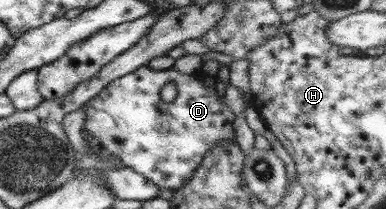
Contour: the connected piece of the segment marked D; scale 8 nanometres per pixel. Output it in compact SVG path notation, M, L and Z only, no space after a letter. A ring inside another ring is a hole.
M144 65L136 68L136 70L133 70L128 74L125 74L124 76L119 76L119 78L112 80L105 88L100 90L100 93L96 97L92 98L92 100L88 100L88 103L81 108L82 112L84 112L84 122L81 126L81 135L82 130L87 134L82 137L84 142L86 142L86 146L88 146L92 153L94 153L94 155L91 155L94 158L100 157L100 159L103 159L106 158L106 156L113 156L114 158L117 158L125 168L130 168L139 175L142 175L146 180L149 180L154 184L156 188L174 190L181 187L182 184L190 178L192 171L198 168L200 160L204 158L206 152L208 152L208 150L210 150L210 148L212 148L216 143L234 141L235 138L232 131L234 115L232 114L232 111L226 107L223 100L224 98L222 98L222 96L220 98L220 96L217 95L216 90L208 89L206 85L202 85L202 82L198 82L196 78L192 78L192 75L186 76L185 74L180 74L172 68L167 70L152 70L147 65ZM166 83L172 83L175 86L176 98L174 98L172 102L162 102L159 98L160 90Z

